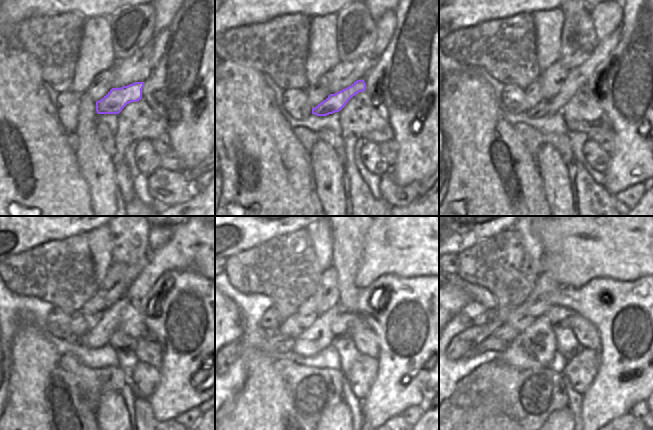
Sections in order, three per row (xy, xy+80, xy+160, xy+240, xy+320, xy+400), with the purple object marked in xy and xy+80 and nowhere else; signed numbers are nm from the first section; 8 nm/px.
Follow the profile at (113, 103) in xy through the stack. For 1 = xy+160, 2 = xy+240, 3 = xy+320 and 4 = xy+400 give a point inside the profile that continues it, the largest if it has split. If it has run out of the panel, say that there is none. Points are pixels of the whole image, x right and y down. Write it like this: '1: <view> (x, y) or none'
1: xy+160 (542, 109)
2: xy+240 (73, 338)
3: xy+320 (274, 342)
4: xy+400 (491, 343)

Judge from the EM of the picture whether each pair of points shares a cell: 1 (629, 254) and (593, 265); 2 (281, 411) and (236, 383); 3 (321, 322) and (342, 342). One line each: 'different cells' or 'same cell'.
1: same cell
2: different cells
3: different cells

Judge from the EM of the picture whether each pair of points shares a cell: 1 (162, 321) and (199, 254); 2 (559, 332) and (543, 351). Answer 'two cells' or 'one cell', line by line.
1: two cells
2: two cells

